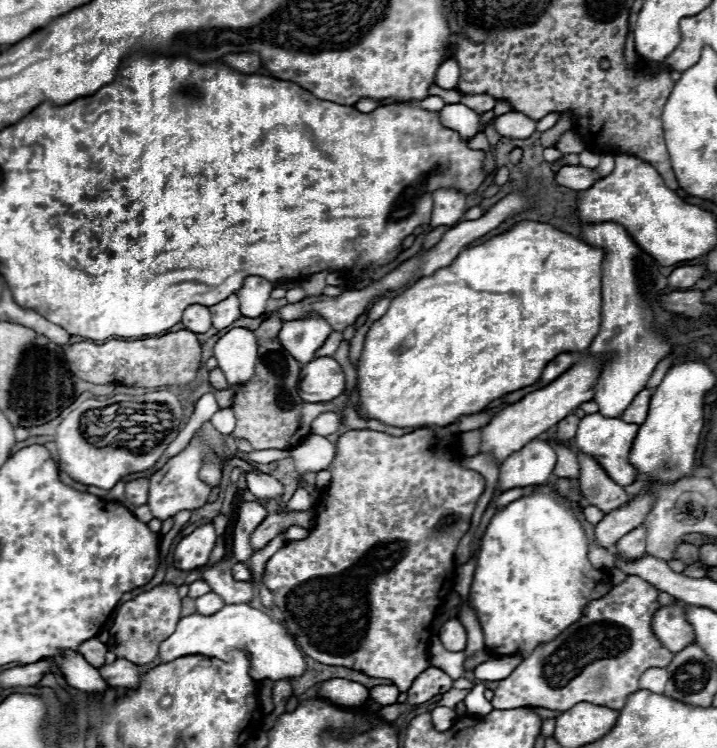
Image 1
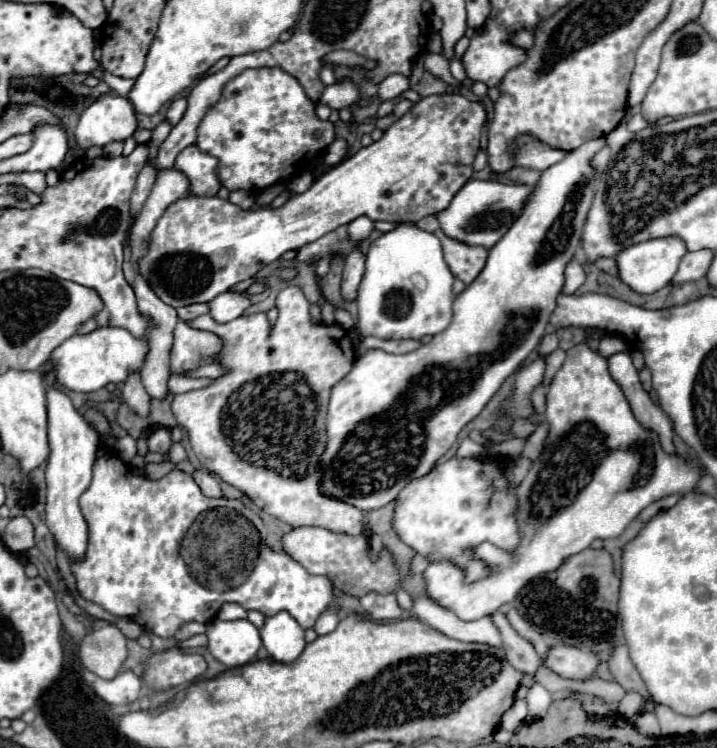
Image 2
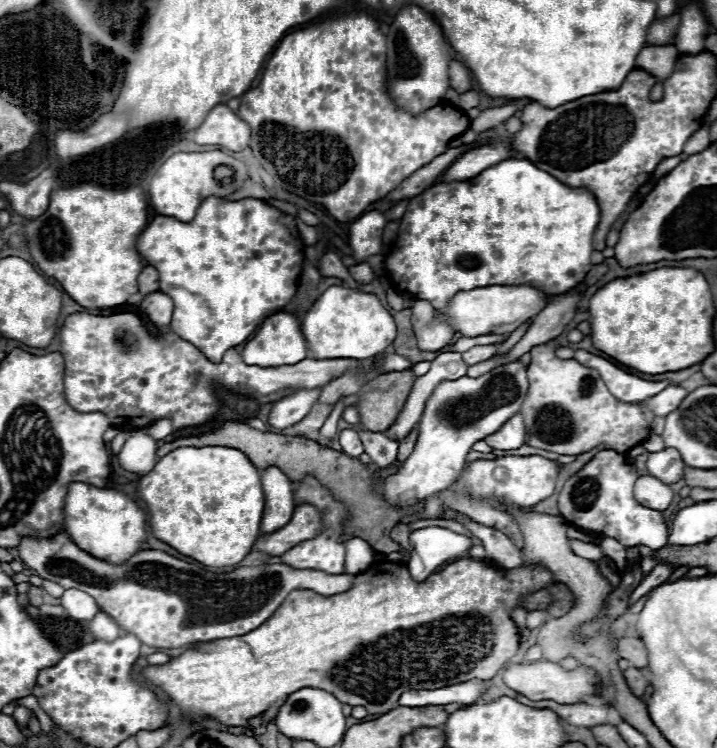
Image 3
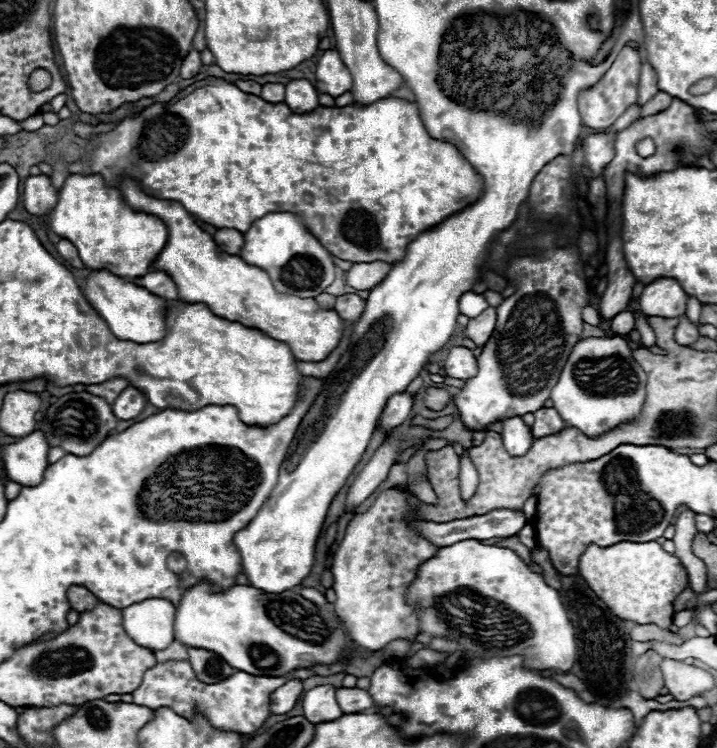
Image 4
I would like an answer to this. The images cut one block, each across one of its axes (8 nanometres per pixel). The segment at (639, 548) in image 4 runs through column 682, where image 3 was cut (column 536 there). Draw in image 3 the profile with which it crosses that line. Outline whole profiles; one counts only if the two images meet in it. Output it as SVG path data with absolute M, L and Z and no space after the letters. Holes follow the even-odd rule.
M454 560L420 584L410 578L406 566L374 564L354 578L348 592L326 598L310 590L294 590L270 620L256 630L244 636L198 642L166 664L142 668L140 674L170 696L186 722L214 718L224 726L248 726L250 730L264 732L268 722L266 712L270 712L272 720L286 698L302 688L320 688L336 696L342 704L364 706L368 714L386 714L398 706L404 690L444 688L472 678L490 680L496 676L512 660L520 644L510 610L522 606L520 598L528 592L550 584L550 572L540 566L520 566L502 576L490 560Z

